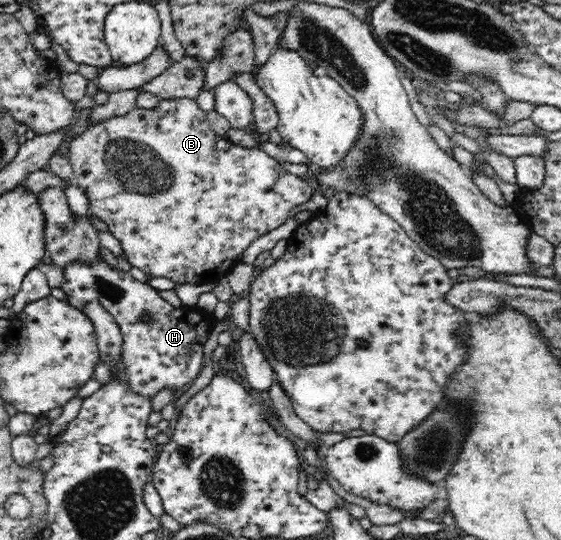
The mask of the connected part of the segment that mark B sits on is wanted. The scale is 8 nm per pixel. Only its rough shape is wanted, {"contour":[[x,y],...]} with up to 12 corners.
{"contour":[[194,99],[63,150],[123,257],[217,283],[311,199]]}

